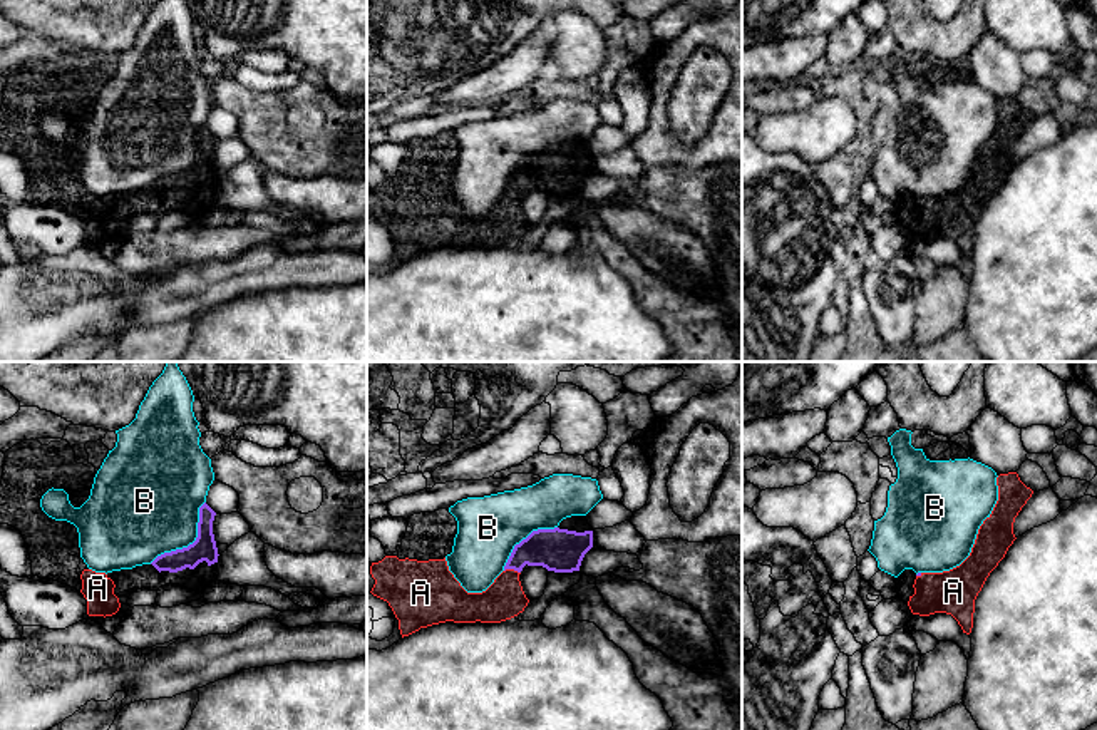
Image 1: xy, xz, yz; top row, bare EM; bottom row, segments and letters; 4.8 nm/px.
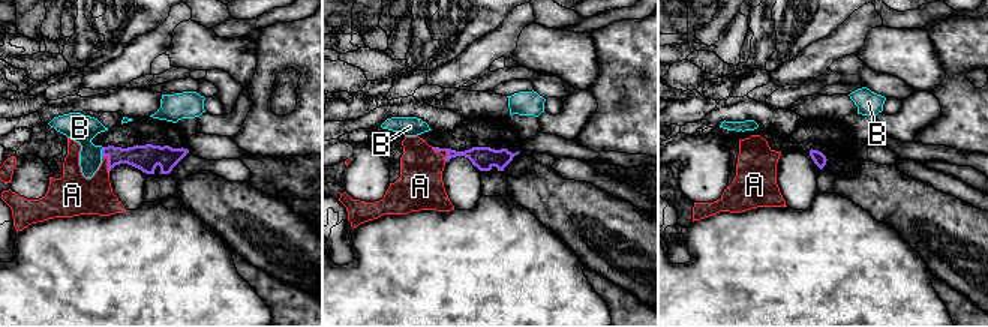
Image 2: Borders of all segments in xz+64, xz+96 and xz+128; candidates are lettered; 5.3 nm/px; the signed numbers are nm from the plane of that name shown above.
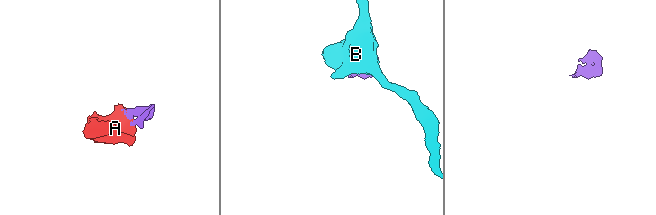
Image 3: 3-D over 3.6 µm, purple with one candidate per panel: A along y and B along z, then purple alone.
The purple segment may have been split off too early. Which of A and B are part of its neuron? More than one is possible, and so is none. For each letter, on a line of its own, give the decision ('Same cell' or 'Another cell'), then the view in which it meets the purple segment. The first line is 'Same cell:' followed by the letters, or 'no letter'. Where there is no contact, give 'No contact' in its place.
Same cell: A
A: Same cell. Touches purple in xz
B: Another cell. Touches purple in xy

